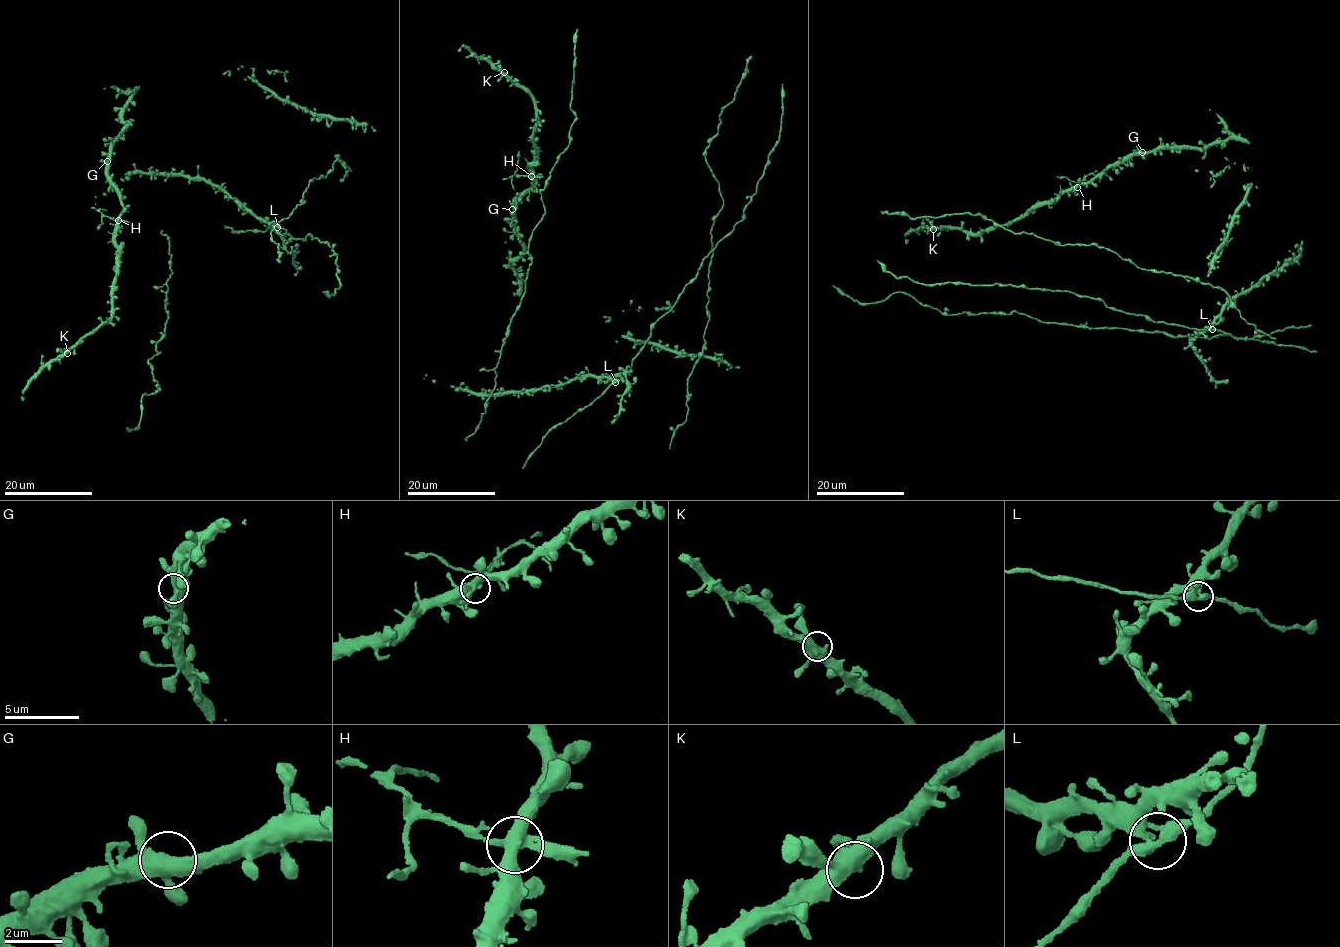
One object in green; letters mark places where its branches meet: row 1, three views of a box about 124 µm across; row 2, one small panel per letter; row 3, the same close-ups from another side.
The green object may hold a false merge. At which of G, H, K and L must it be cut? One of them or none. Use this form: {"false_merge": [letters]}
{"false_merge": ["H"]}

